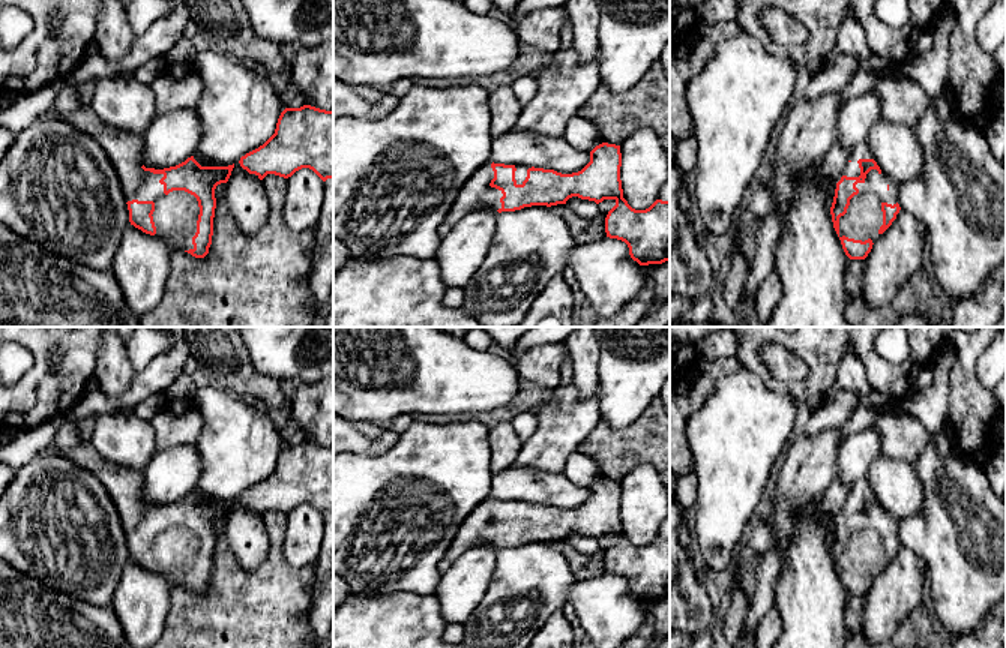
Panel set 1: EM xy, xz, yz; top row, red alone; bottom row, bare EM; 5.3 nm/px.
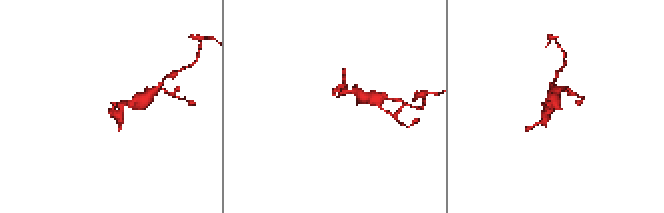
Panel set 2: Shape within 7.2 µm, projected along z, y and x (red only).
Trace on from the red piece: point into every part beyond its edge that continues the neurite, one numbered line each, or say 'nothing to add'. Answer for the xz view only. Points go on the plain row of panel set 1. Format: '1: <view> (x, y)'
1: xz (476, 530)

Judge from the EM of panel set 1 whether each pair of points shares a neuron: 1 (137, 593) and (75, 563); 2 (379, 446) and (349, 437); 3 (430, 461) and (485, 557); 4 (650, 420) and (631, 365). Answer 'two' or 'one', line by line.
1: two
2: one
3: two
4: two

